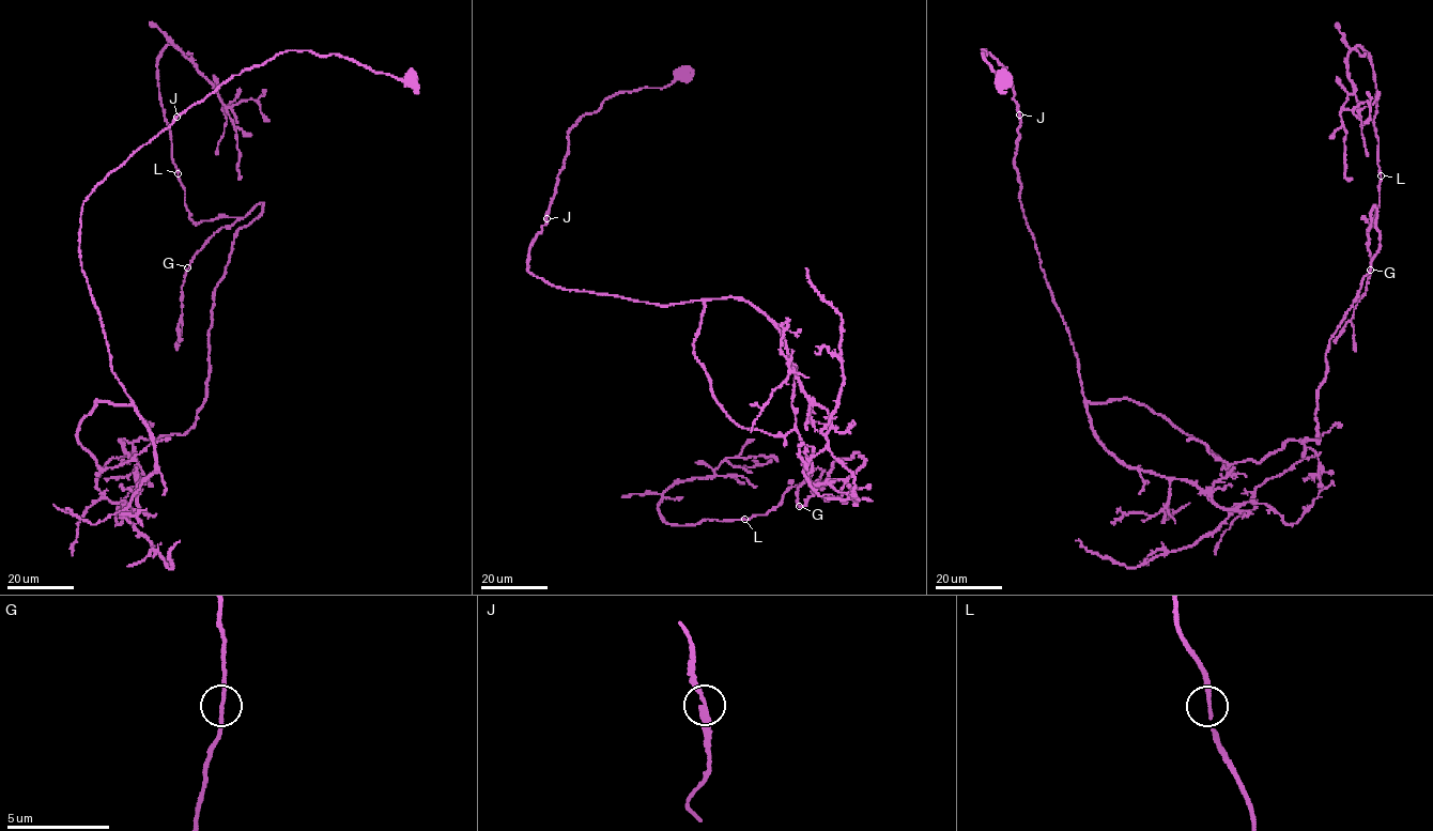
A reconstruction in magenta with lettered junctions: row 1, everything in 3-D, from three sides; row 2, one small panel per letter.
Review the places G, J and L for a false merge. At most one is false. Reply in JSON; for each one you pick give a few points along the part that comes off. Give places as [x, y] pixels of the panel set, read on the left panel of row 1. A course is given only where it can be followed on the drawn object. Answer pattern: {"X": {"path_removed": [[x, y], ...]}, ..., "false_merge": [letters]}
{"false_merge": []}

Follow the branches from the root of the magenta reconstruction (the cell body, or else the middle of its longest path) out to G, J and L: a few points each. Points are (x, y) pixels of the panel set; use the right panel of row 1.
G: (1002, 79), (982, 49), (1092, 403), (1227, 468), (1318, 441), (1374, 204), (1370, 270)
J: (1002, 79), (1003, 74), (990, 68), (982, 49), (1005, 67), (1020, 114)
L: (1002, 79), (982, 49), (1010, 75), (1021, 208), (1085, 399), (1149, 406), (1227, 468), (1318, 441), (1380, 175)

